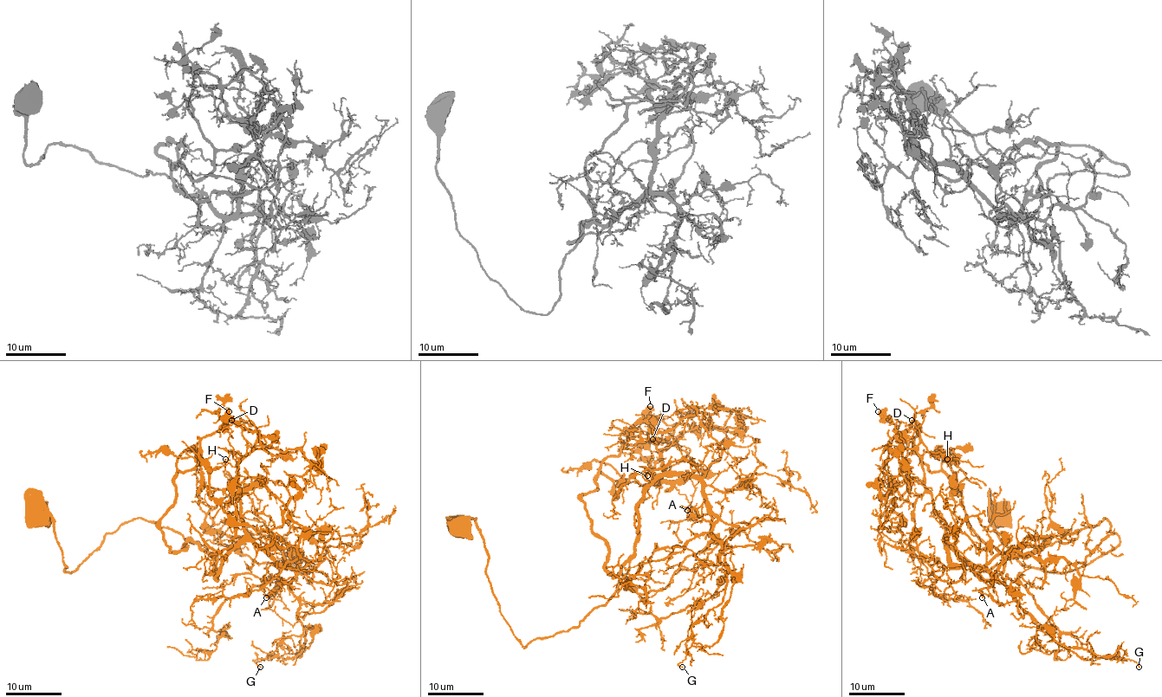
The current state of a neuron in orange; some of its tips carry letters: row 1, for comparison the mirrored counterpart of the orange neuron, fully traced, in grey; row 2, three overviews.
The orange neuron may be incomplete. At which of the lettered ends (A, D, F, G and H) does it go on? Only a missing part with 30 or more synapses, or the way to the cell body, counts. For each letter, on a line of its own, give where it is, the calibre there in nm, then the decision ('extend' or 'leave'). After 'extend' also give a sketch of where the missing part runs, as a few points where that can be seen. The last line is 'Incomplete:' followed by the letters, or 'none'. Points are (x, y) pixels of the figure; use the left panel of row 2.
A: (266, 597) | 400 nm | extend | (266, 597), (266, 609), (241, 630), (229, 632), (222, 623)
D: (231, 420) | 300 nm | leave
F: (229, 411) | 440 nm | leave
G: (260, 667) | 130 nm | leave
H: (225, 459) | 140 nm | leave
Incomplete: A

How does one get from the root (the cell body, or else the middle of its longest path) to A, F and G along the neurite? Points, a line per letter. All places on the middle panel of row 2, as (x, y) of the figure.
A: (453, 526), (477, 524), (491, 593), (525, 648), (606, 604), (657, 480), (693, 475), (717, 519), (687, 510)
F: (453, 526), (477, 524), (523, 648), (575, 628), (627, 571), (636, 506), (665, 473), (673, 428), (650, 406)
G: (453, 526), (477, 524), (525, 648), (606, 604), (643, 493), (693, 475), (728, 577), (682, 667)

